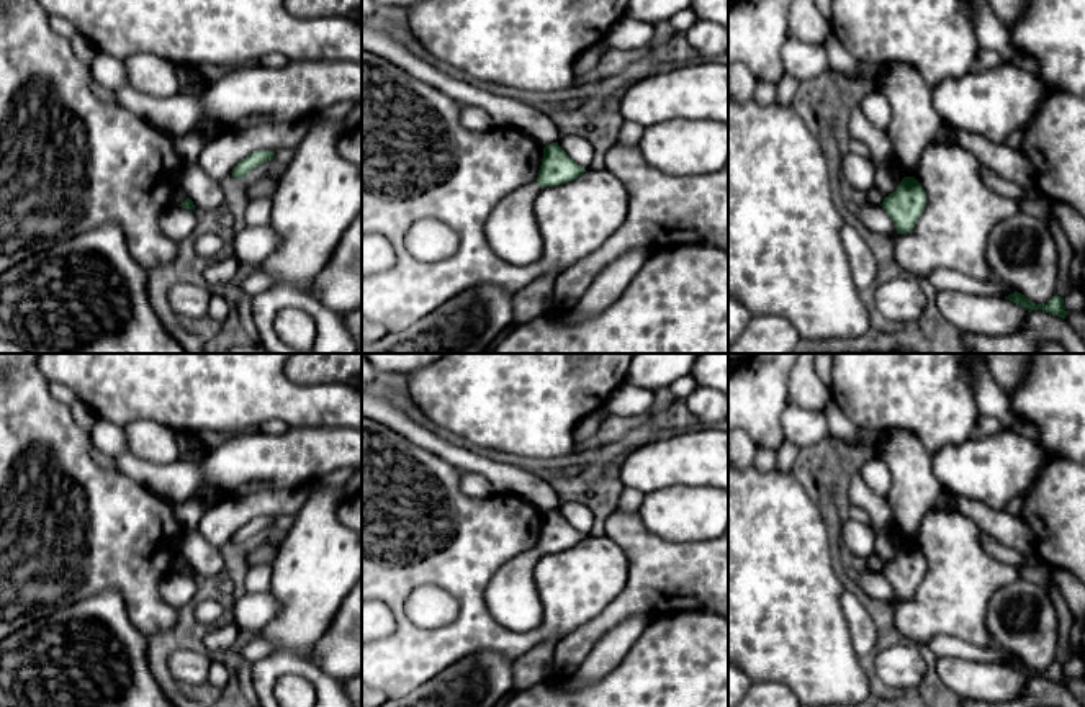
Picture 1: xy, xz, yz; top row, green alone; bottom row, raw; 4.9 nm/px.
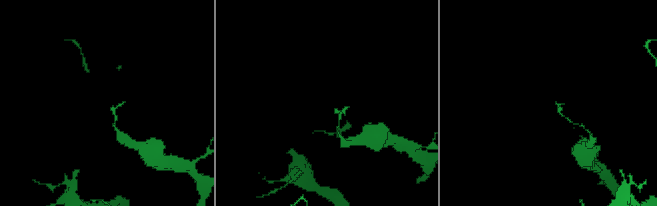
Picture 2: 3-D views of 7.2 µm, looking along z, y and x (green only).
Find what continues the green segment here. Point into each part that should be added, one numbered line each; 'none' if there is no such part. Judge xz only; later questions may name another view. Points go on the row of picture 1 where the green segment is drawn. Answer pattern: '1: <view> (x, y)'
none

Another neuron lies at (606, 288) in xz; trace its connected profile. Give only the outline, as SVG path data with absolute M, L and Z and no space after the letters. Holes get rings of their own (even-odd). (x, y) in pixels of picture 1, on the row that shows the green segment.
M648 247L633 249L607 265L591 283L579 301L563 311L566 322L576 322L599 314L624 293L642 265L653 255Z

